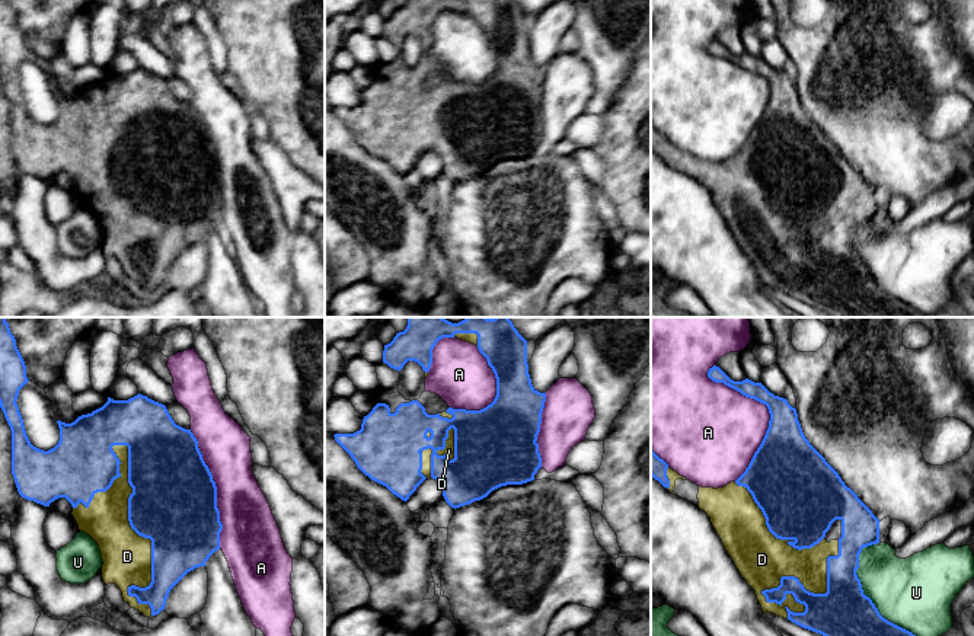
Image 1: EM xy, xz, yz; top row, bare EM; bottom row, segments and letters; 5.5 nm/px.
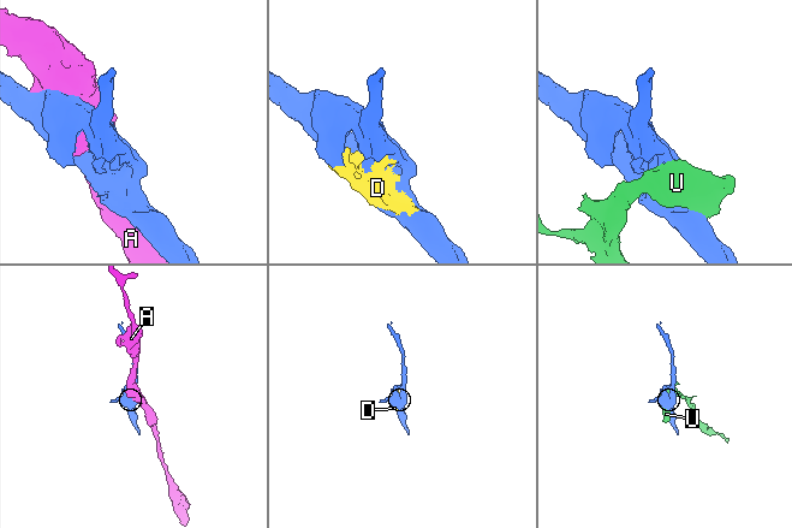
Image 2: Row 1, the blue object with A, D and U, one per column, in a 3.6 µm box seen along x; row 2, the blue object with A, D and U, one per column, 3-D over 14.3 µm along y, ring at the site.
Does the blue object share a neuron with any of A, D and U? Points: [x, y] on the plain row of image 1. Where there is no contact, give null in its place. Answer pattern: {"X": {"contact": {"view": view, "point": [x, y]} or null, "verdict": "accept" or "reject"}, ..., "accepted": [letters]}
{"A": {"contact": {"view": "yz", "point": [767, 82]}, "verdict": "reject"}, "D": {"contact": {"view": "xy", "point": [144, 211]}, "verdict": "accept"}, "U": {"contact": {"view": "yz", "point": [874, 278]}, "verdict": "reject"}, "accepted": ["D"]}

